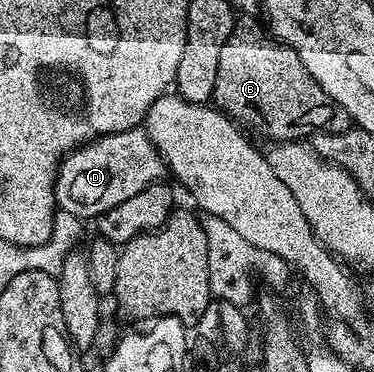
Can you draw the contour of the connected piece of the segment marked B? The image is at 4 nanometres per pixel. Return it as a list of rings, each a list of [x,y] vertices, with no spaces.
[[[241,16],[233,23],[231,36],[227,36],[227,44],[223,44],[223,53],[219,55],[219,72],[215,76],[215,92],[212,96],[216,109],[229,115],[242,127],[250,126],[255,133],[270,138],[268,141],[273,144],[305,140],[322,130],[350,129],[351,119],[348,112],[337,105],[335,100],[331,100],[331,96],[327,96],[323,88],[319,88],[311,72],[303,68],[303,60],[299,60],[296,52],[270,36],[266,27],[258,22],[253,16]]]

